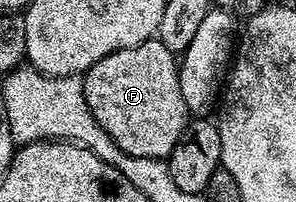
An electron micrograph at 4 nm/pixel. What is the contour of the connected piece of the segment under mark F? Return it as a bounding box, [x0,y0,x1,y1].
[82,37,190,160]

